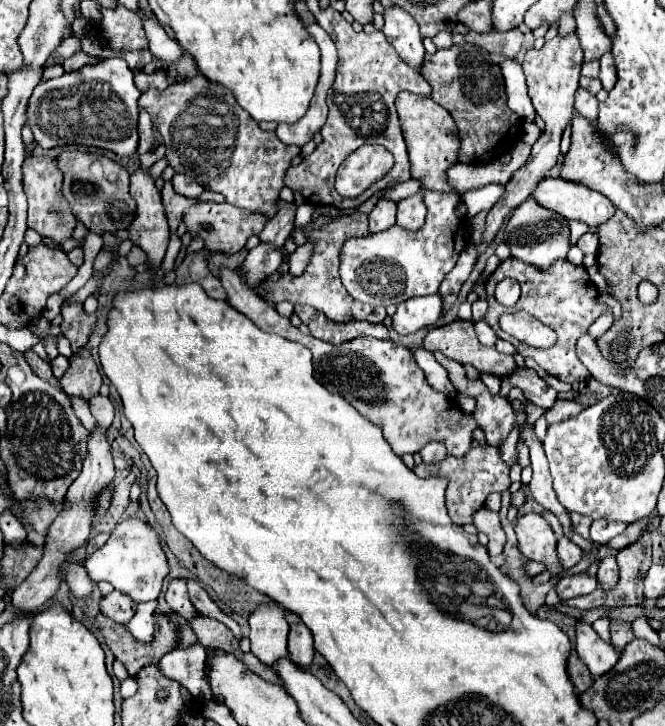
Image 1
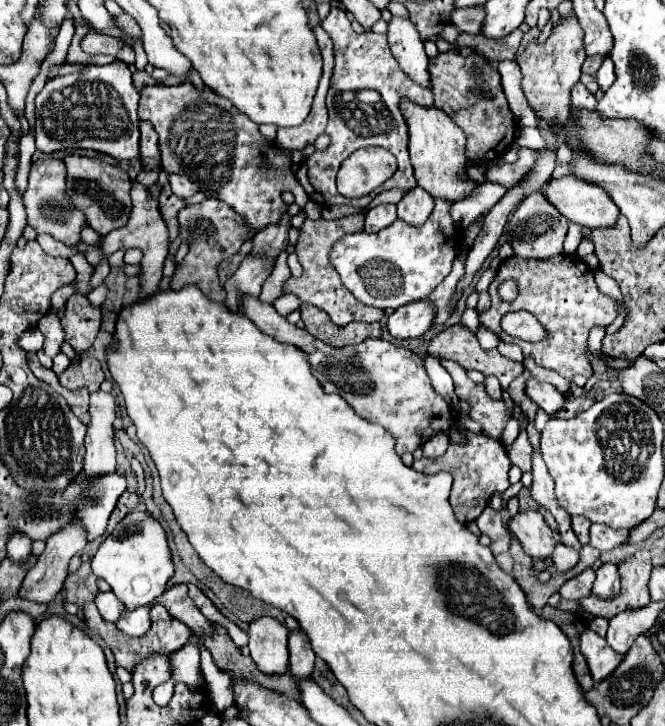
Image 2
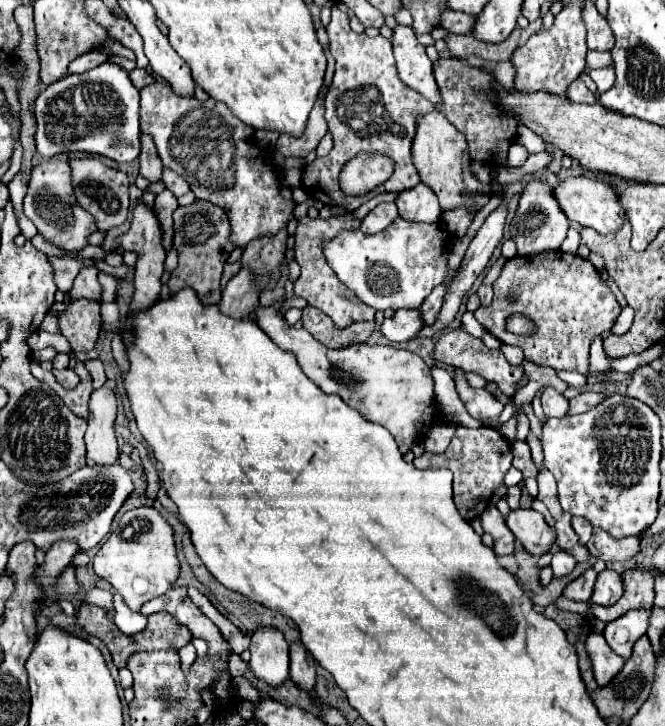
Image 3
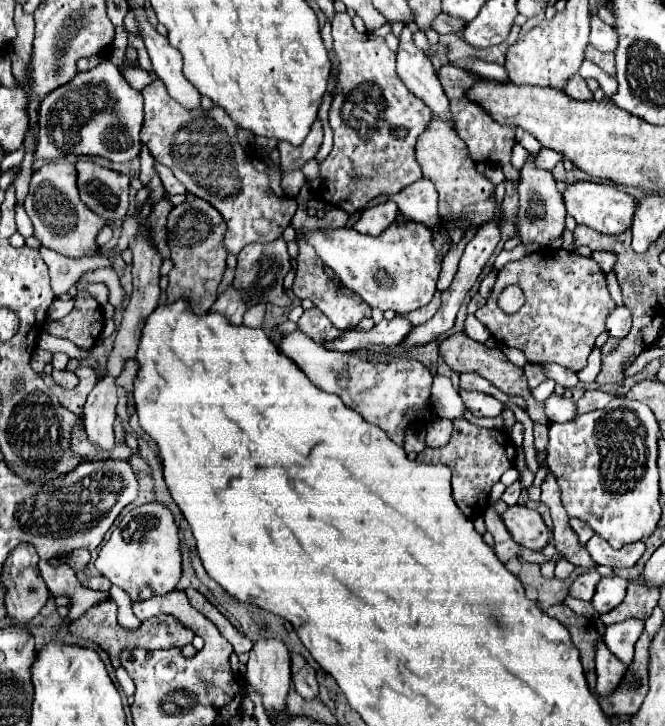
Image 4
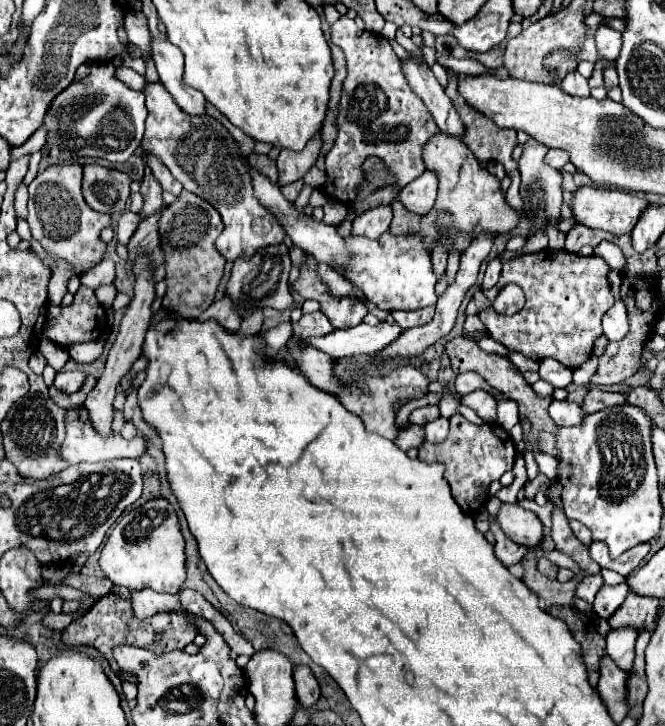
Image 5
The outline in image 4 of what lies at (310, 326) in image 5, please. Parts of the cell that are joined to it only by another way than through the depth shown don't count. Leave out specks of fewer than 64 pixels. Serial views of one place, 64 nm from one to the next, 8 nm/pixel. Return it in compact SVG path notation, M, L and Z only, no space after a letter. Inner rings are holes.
M318 308L306 310L302 314L302 318L298 320L298 330L304 332L306 336L310 336L318 344L330 342L330 340L338 338L342 333L342 330L338 330L332 326L332 322Z

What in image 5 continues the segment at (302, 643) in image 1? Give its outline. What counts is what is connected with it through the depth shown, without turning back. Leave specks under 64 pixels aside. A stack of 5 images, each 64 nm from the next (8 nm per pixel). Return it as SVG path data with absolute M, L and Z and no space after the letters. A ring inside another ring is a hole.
M300 666L294 670L294 682L296 682L296 698L302 708L312 708L320 698L320 686L316 678L312 676L308 666Z

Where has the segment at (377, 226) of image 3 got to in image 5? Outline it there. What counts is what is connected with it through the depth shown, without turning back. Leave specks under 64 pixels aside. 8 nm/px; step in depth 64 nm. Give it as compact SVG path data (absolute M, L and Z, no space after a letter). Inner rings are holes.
M380 206L364 212L362 216L356 216L352 222L352 234L354 236L366 236L370 240L380 238L392 220L392 208L390 206Z

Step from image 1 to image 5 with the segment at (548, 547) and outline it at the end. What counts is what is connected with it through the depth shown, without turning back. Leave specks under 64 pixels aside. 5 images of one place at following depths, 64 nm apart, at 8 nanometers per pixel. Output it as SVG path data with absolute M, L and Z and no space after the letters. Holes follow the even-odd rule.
M502 502L500 510L496 514L496 522L500 524L502 532L516 544L538 546L540 536L544 534L544 528L542 528L538 516L530 510L520 508L518 504L504 504Z

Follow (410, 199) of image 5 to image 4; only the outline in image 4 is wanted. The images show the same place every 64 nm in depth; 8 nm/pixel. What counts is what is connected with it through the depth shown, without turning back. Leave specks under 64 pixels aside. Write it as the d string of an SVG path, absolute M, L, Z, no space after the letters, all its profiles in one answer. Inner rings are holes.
M420 178L418 182L388 198L396 202L402 214L414 222L426 224L428 228L434 228L438 224L438 194L428 178Z

